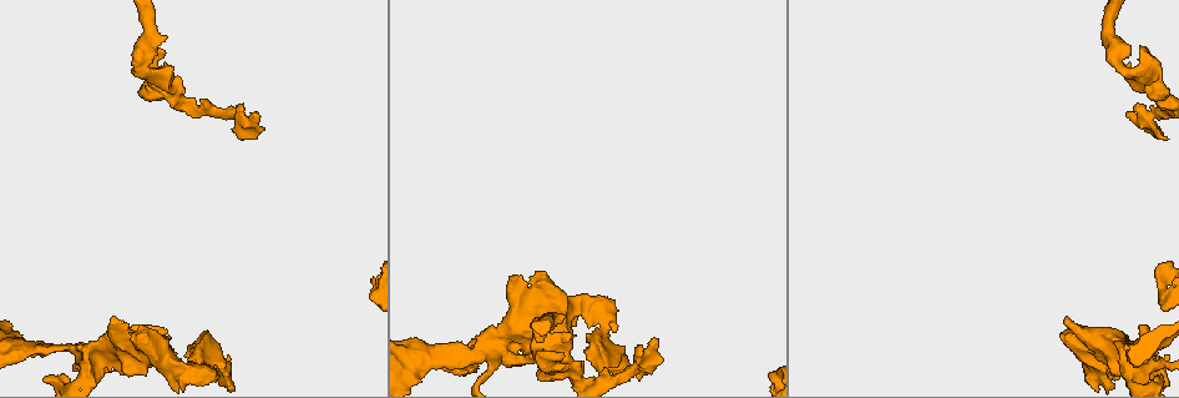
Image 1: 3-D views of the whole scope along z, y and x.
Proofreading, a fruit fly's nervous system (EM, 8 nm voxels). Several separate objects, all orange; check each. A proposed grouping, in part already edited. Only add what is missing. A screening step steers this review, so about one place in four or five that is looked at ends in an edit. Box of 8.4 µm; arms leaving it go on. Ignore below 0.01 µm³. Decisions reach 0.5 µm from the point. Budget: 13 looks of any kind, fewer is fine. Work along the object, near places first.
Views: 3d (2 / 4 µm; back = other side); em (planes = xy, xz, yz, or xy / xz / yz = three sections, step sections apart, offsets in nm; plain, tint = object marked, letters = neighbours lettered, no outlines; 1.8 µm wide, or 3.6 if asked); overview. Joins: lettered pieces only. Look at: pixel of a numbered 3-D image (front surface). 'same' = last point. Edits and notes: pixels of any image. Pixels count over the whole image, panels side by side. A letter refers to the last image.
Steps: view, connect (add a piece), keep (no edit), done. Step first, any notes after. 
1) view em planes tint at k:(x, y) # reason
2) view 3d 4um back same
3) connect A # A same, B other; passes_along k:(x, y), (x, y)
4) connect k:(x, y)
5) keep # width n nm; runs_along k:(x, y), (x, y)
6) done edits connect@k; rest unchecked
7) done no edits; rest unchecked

view 3d 4um at 1:(537, 272) # an open end

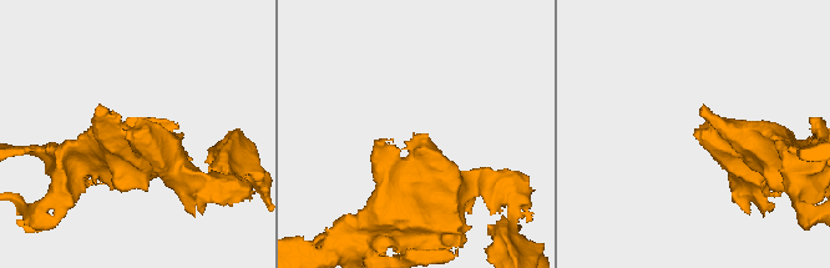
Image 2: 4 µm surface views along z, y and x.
view em yz step 8 letters at 2:(414, 132) # shape alone is not enough

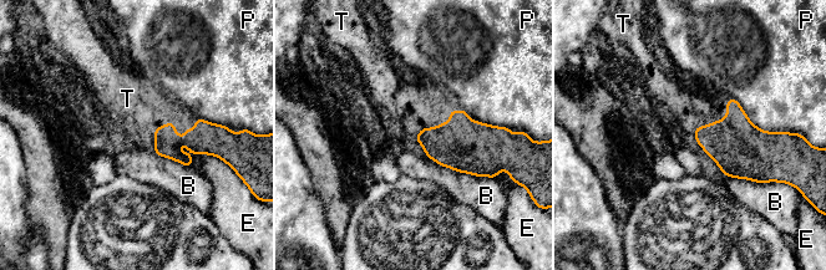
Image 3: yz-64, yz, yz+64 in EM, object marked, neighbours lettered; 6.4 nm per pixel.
connect T # B other, E other, P other, T same; it goes on there

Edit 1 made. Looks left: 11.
view 3d 4um back at 1:(602, 350) # branch point

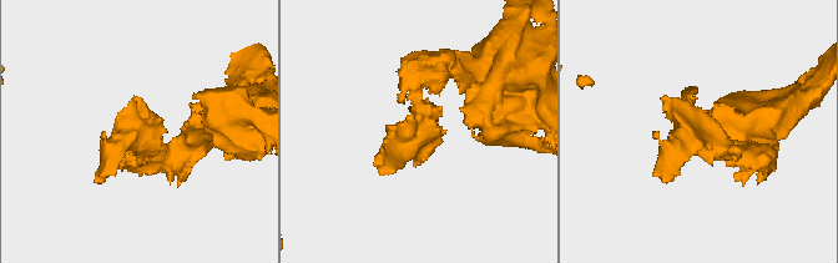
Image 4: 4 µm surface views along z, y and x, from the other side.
view em yz step 16 tint at 4:(423, 129)

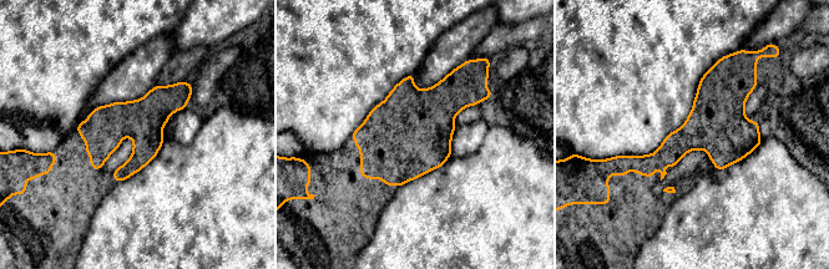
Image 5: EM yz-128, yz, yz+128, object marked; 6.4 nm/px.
view em planes letters same # cut it another way

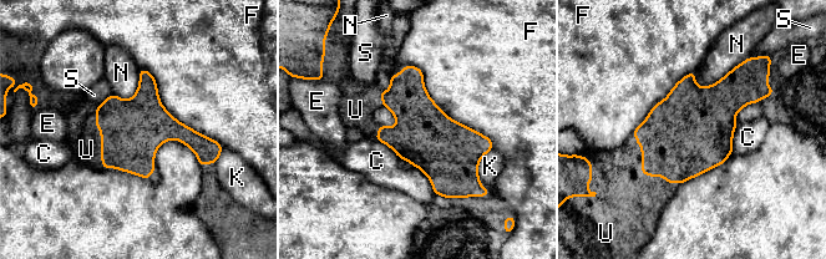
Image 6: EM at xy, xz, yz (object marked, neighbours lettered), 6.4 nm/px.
connect U # longest_contact F 800 nm; C other, E other, F other, K other, N other, S other, U same; the neuron continues

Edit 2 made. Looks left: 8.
view overview

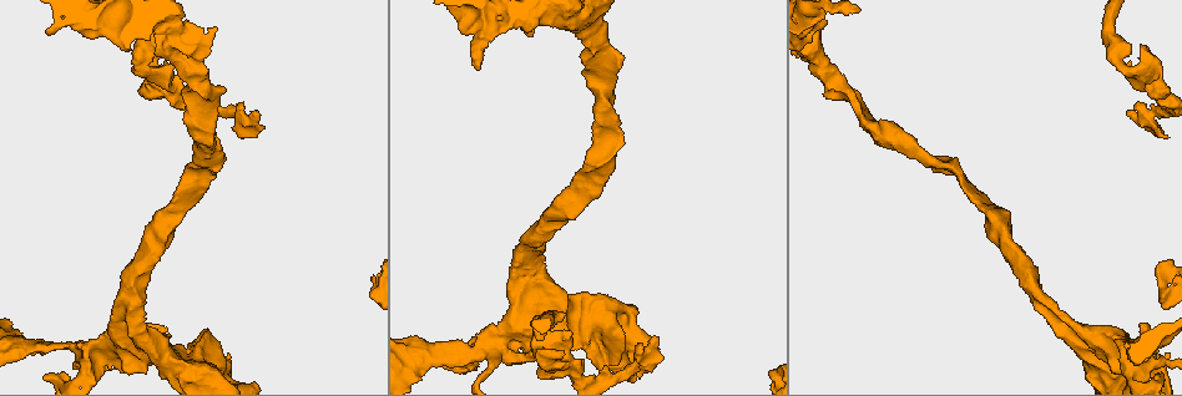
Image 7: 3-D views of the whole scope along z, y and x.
view em 3.6um xz step 4 tint at 7:(1149, 118) # sharp bend

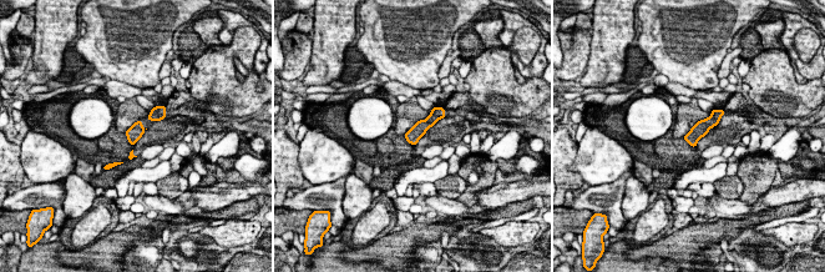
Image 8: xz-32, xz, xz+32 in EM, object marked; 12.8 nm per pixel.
view em 3.6um xy step 4 letters same # cut it another way

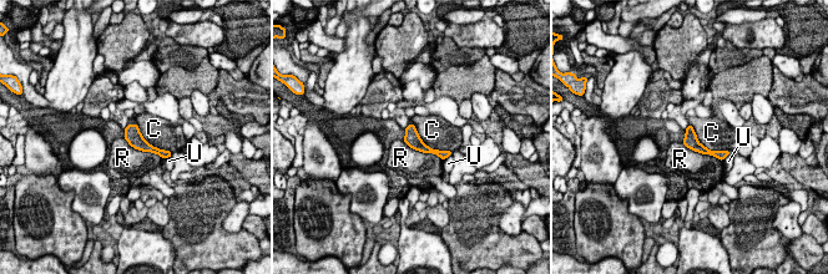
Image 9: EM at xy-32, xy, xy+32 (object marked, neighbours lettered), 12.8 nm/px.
connect C # longest_contact C 650 nm; C same, R other, U other; it goes on there

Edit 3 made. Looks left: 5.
view overview

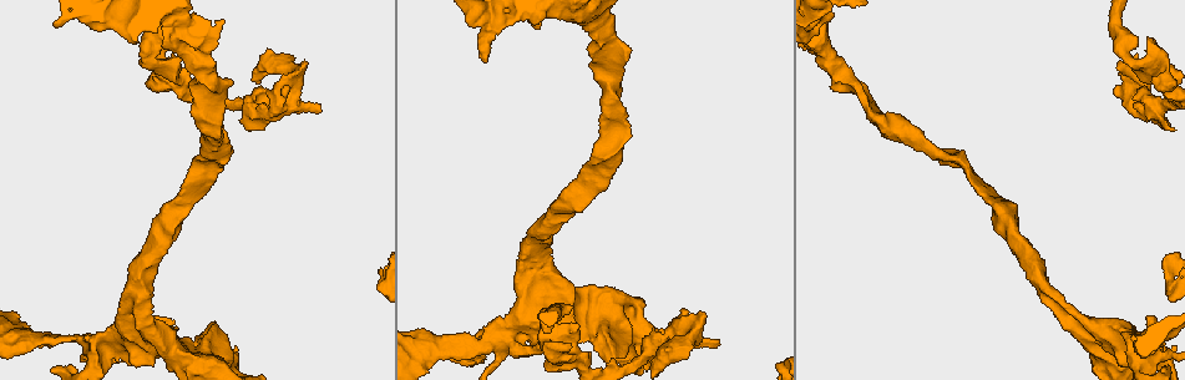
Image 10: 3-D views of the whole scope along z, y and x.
view 3d 4um at 10:(420, 352) # abrupt turn

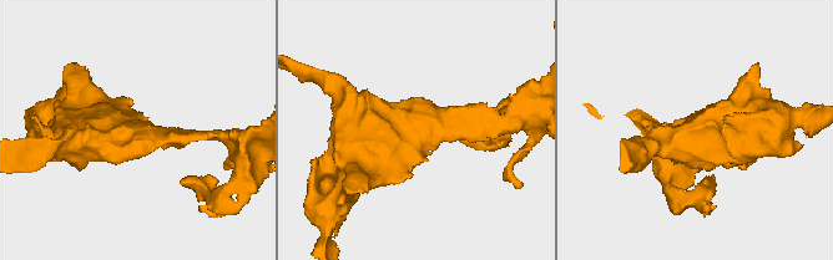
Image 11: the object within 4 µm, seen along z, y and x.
view em planes tint at 11:(138, 131) # need the tissue

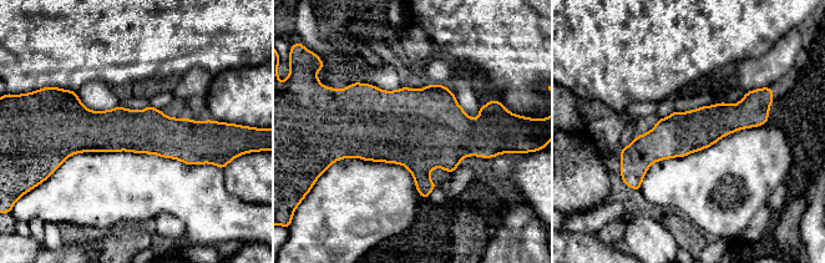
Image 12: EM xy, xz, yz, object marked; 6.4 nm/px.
view em planes letters same

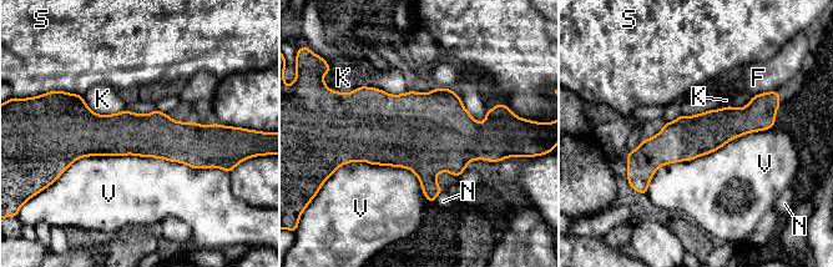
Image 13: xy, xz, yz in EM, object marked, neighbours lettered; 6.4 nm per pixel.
keep # longest_contact V 1000 nm; F other, K other, N other, S other, V other; border 13:(220, 169), (86, 155), (62, 174); none of them fits

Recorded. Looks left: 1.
done edits connect@3, connect@6, connect@9; rest unchecked

